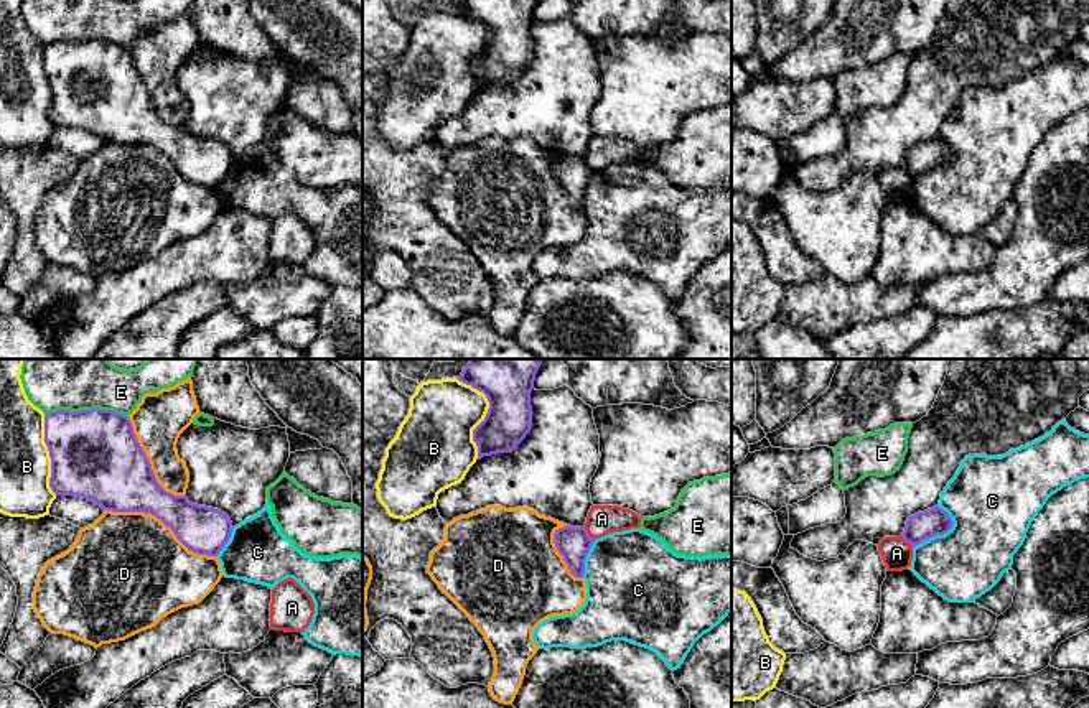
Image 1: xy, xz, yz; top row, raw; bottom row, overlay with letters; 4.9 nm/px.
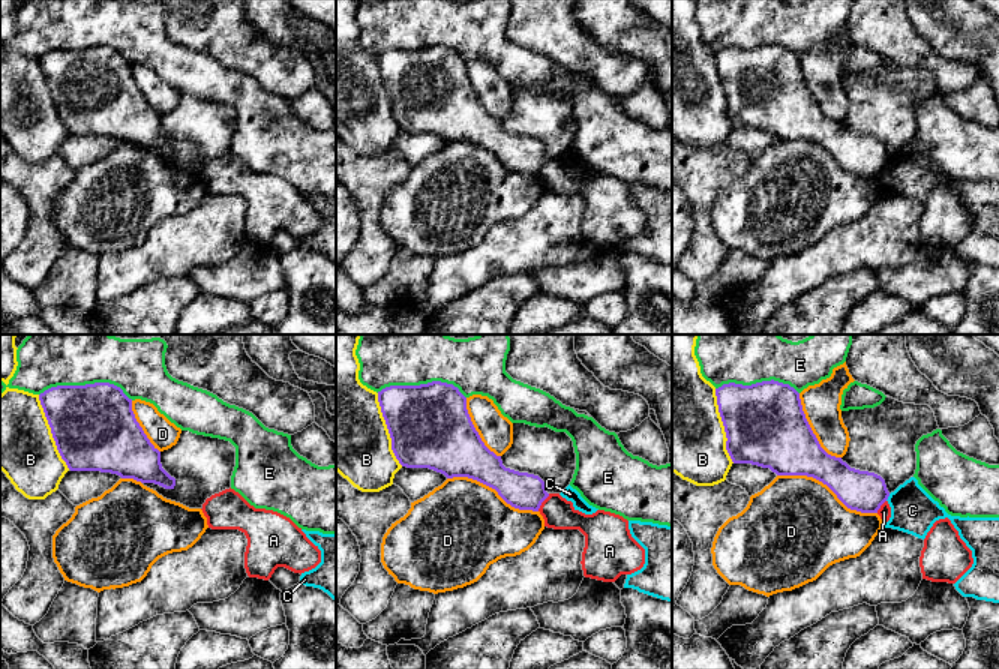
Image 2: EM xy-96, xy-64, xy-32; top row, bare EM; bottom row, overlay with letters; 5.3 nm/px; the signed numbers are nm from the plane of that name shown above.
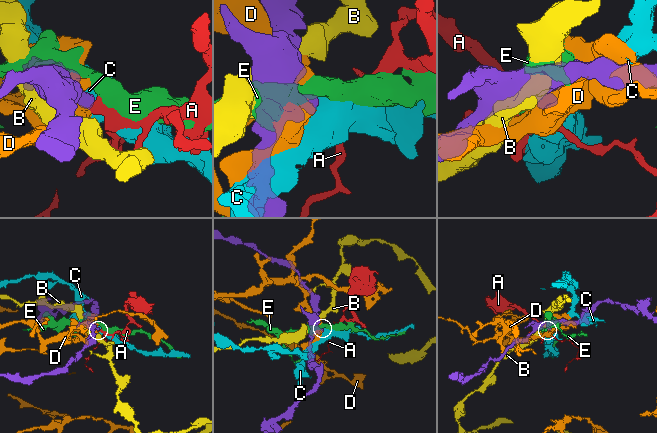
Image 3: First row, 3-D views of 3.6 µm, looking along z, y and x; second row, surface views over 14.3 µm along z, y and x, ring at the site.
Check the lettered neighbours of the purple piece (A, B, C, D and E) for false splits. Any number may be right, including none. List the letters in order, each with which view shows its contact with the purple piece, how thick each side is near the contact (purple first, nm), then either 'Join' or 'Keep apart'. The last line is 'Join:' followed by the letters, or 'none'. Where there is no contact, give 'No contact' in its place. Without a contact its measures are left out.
A: Touches purple in xz. Thickness 160 nm (purple) against 140 nm. Keep apart
B: Touches purple in xz. Thickness 340 nm (purple) against 320 nm. Keep apart
C: Touches purple in yz. Thickness 140 nm (purple) against 380 nm. Keep apart
D: Touches purple in xy. Thickness 280 nm (purple) against 480 nm. Keep apart
E: Touches purple in xy. Thickness 440 nm (purple) against 420 nm. Keep apart
Join: none

